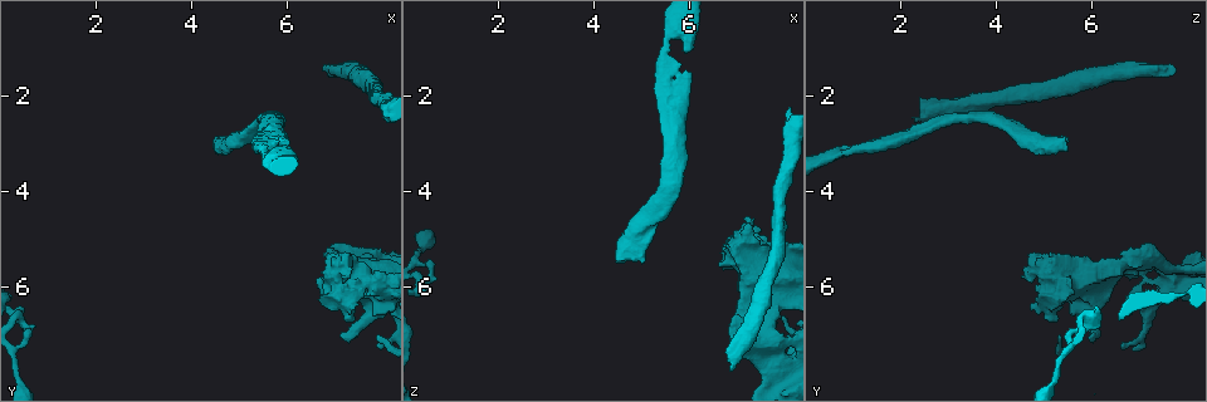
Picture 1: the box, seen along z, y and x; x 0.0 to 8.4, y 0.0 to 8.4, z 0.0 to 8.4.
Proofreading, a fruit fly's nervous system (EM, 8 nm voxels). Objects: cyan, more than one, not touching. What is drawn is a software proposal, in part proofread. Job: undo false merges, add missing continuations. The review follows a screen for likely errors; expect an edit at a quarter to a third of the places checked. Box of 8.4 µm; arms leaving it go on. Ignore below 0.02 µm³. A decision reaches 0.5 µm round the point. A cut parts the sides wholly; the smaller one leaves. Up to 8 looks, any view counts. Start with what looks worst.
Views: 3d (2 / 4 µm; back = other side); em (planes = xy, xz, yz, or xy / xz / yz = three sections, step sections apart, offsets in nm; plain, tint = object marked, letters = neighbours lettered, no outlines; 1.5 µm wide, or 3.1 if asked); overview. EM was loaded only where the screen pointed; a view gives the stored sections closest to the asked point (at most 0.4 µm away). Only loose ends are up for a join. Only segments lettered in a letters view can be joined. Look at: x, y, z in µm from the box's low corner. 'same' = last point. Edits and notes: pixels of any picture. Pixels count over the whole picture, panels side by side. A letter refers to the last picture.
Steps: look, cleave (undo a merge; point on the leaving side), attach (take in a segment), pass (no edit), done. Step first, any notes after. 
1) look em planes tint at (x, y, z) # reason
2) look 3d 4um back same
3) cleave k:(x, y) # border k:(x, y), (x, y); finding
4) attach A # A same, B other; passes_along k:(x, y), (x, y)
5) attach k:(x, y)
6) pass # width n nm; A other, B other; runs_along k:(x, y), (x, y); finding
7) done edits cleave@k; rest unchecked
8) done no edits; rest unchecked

look em planes letters at (6.85, 1.45, 7.80) # branch stops here

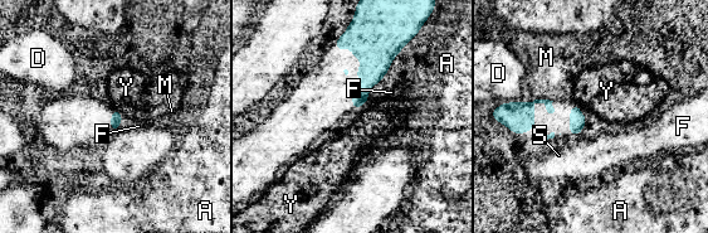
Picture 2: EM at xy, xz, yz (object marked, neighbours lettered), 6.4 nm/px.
pass # A other, D other, F other, M other, S other, Y other; border 2:(113, 108), (123, 116); none of them fits

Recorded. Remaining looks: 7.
look em xz step 4 tint at (7.20, 5.85, 4.50) # an open end

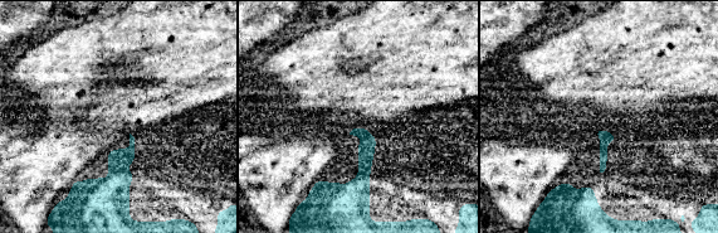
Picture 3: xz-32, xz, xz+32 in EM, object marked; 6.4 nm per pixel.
look em planes letters same # another direction

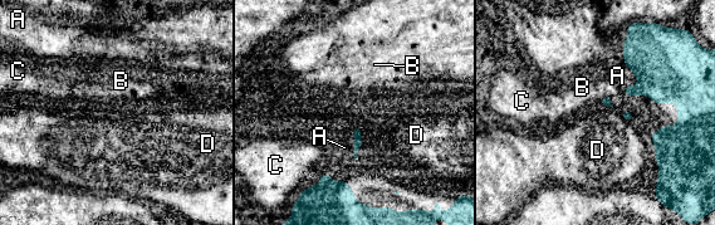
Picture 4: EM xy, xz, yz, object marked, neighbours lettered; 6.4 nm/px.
pass # A other, B other, C other, D other; border 4:(675, 102), (676, 123), (652, 146); no lettered segment goes on from it

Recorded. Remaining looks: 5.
look 3d 2um at (5.55, 3.20, 0.80) # thick turns thin

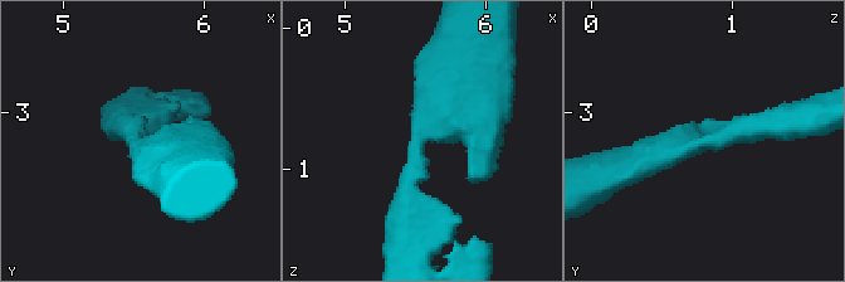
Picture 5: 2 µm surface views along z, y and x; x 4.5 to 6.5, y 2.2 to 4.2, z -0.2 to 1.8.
look em planes plain at (5.50, 3.20, 0.82) # arm_widths 280, 300 nm; now the EM

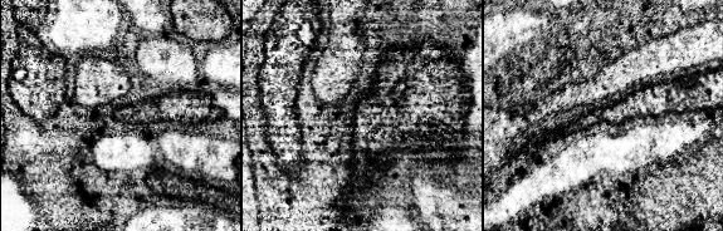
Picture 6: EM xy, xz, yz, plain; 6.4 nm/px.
look em planes letters same

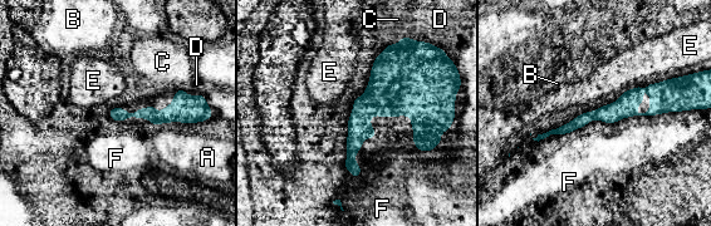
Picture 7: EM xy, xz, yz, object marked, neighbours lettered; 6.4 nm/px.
pass # A other, B other, C other, D other, E other, F other; border 7:(667, 112), (604, 123); continuous, no second cell

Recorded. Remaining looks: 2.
done no edits; rest unchecked

